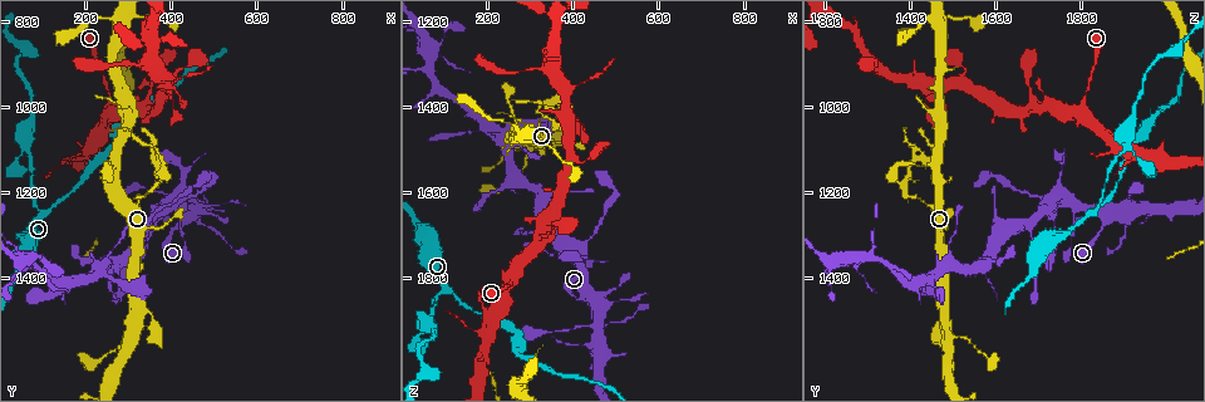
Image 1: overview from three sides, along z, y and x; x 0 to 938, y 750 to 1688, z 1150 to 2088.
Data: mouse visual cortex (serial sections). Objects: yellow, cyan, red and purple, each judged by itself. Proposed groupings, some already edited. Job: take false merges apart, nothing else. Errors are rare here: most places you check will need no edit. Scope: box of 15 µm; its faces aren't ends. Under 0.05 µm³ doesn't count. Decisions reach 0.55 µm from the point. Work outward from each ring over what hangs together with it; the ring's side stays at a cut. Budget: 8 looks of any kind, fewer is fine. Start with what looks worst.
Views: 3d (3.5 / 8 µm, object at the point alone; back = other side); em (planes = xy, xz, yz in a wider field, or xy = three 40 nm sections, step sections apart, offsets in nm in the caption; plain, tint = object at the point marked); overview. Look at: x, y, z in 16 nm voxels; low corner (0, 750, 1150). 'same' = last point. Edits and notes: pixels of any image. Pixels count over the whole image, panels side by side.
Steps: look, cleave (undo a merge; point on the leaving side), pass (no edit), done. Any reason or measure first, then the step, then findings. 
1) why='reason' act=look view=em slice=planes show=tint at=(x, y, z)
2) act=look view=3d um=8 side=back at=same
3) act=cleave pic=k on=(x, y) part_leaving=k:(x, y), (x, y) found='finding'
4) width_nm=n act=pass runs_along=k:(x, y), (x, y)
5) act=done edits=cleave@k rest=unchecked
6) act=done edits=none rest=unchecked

why='thin neck' act=look view=3d um=3.5 at=(325, 1210, 1420)

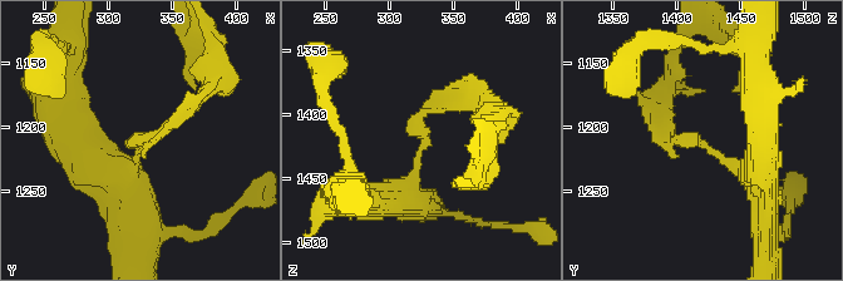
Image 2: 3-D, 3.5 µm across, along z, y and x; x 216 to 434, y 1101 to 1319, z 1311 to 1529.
arm_widths_nm=100,400 act=look view=em slice=xy step=5 show=tint at=(326, 1216, 1420)

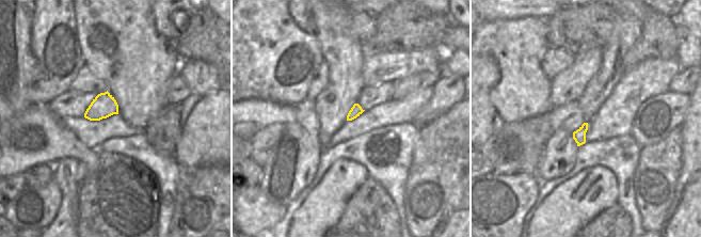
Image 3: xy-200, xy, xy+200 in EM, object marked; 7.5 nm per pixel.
act=look view=em slice=planes show=tint at=same

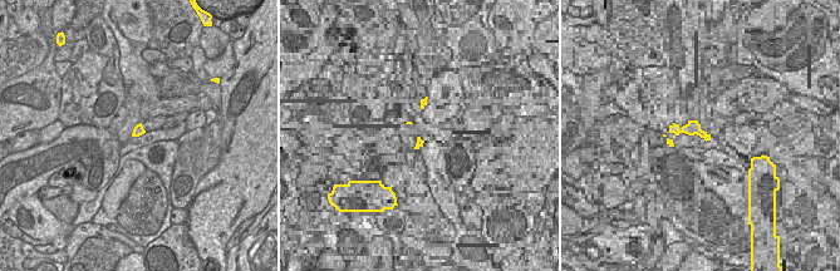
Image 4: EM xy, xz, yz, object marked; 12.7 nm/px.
act=pass found='continuous, no second cell'

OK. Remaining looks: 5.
why='branch point' act=look view=3d um=8 at=(110, 1250, 1820)

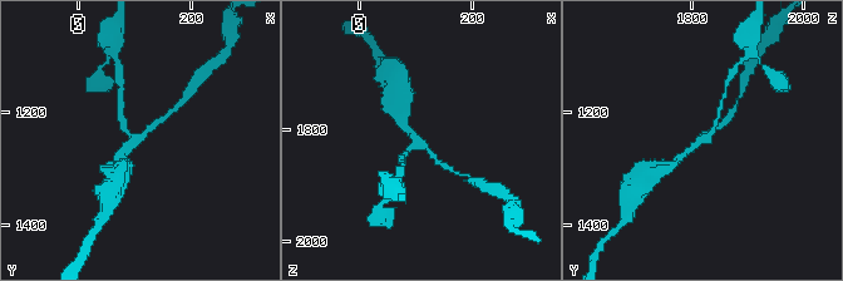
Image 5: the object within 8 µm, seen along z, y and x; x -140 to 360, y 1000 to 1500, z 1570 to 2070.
why='zoom in' act=look view=3d um=3.5 at=(105, 1250, 1815)

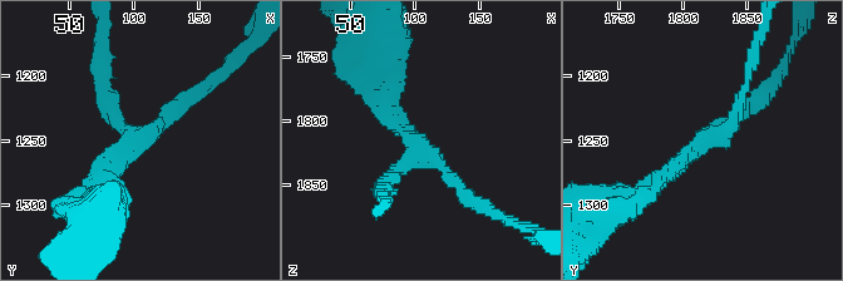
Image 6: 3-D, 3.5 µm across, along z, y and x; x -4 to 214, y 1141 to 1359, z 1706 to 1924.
arm_widths_nm=150,200,250 act=pass runs_along=6:(655, 182), (726, 132), (749, 82) found='one cell here'

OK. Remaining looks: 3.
why='four-way junction' act=look view=3d um=3.5 side=back at=(455, 1225, 1910)

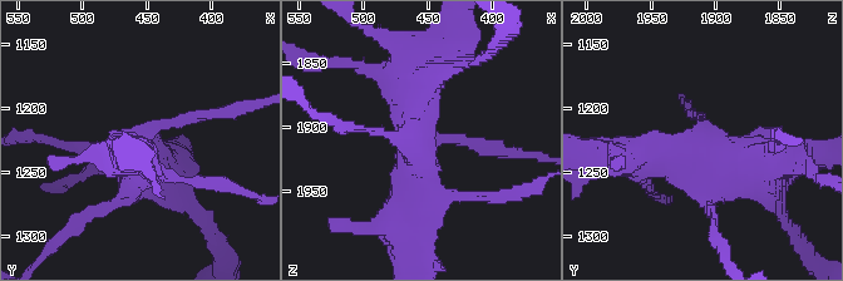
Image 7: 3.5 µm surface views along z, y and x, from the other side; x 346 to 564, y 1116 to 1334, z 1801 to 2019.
why='shape alone is not enough' act=look view=em slice=xy step=5 show=tint at=(454, 1224, 1910)

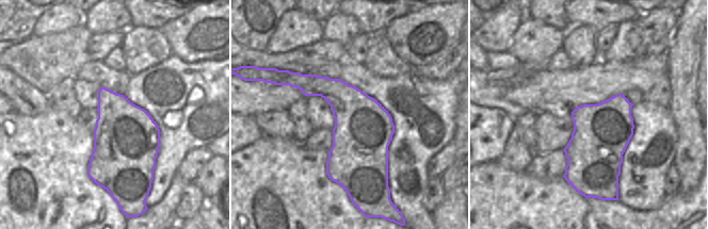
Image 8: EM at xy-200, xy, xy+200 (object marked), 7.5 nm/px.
act=pass found='one cell here'

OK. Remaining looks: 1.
act=done edits=none rest=unchecked

